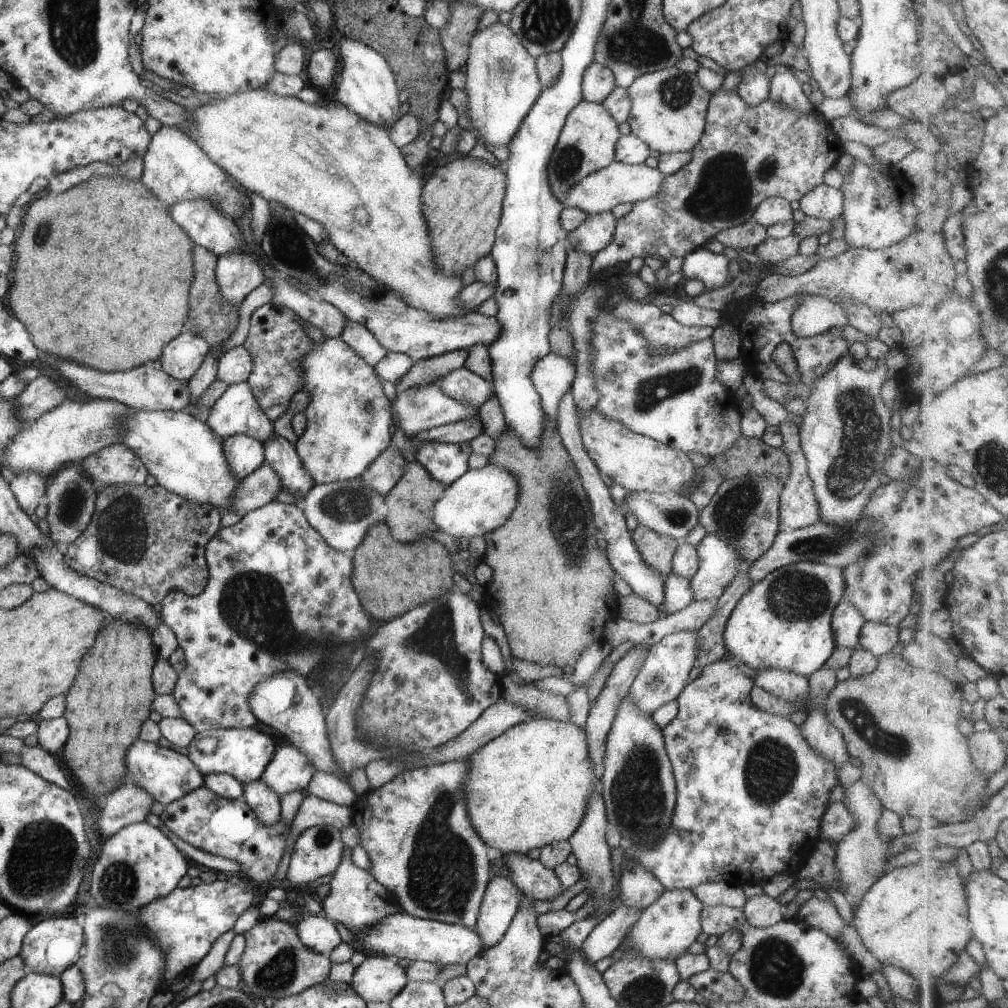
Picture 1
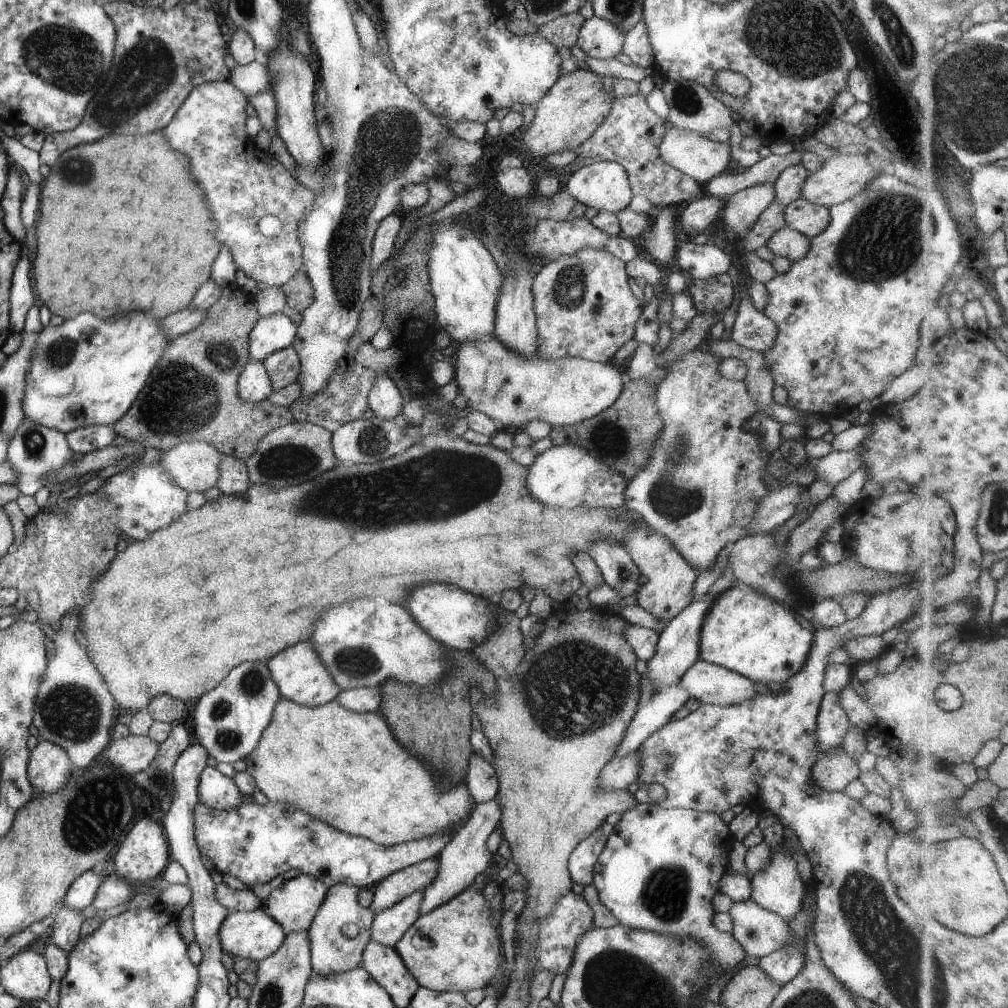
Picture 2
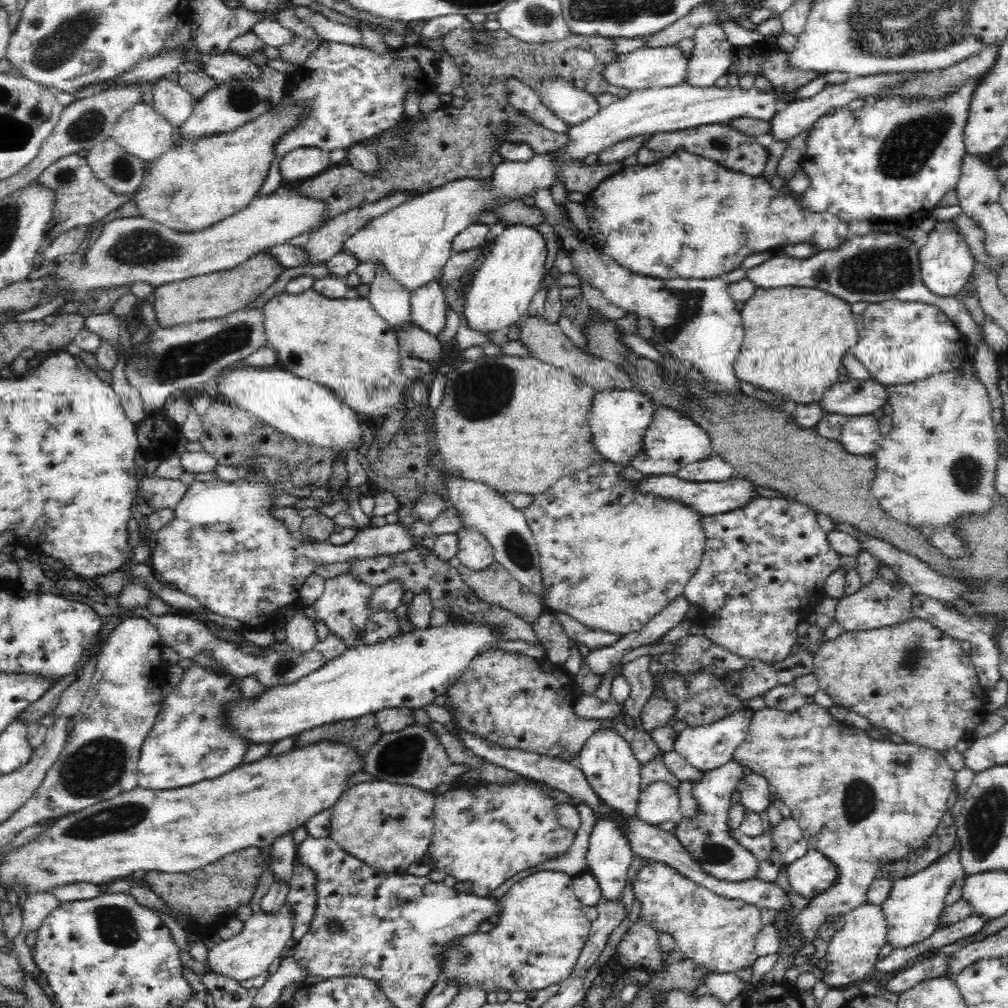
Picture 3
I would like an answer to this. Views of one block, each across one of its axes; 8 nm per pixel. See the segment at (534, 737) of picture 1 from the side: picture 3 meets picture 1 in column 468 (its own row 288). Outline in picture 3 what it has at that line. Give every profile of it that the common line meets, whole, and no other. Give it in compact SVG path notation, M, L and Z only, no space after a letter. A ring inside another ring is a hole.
M755 287L739 313L745 336L733 366L738 380L781 394L796 405L818 402L838 382L842 354L859 340L850 304L821 288Z

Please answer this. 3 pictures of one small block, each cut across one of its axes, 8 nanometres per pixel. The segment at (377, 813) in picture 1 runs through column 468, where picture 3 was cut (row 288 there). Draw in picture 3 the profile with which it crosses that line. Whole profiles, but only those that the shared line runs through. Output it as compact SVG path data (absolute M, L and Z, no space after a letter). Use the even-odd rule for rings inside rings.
M870 234L850 236L842 246L834 250L820 251L808 259L794 259L786 254L773 256L764 263L746 271L746 280L758 288L780 288L782 286L810 286L821 288L848 304L868 302L874 304L892 298L896 300L915 300L935 304L954 321L956 329L969 345L986 344L982 327L974 322L963 303L954 297L941 297L934 294L921 280L918 247L905 240L901 234Z

